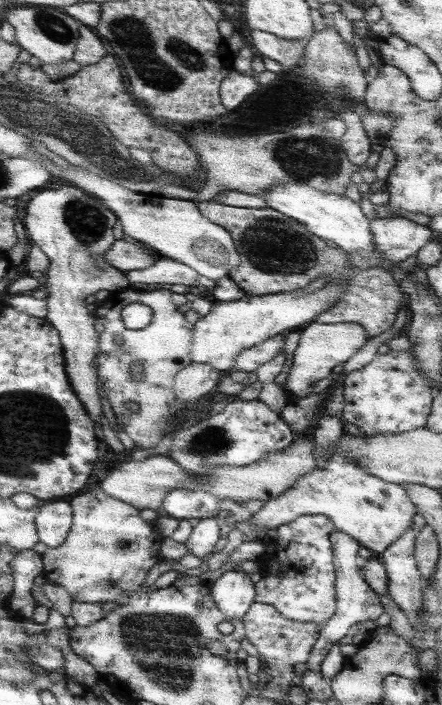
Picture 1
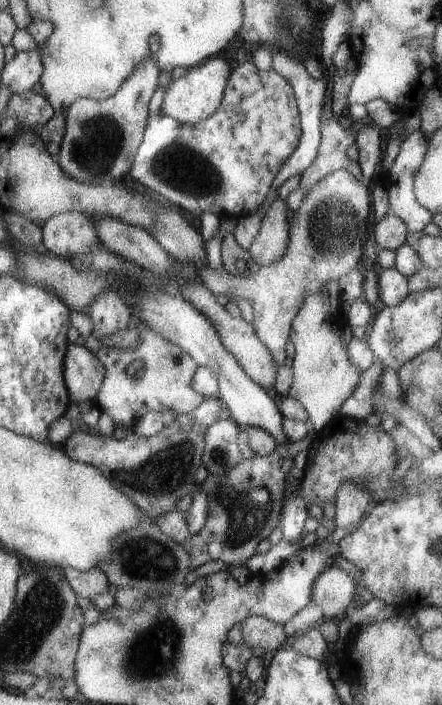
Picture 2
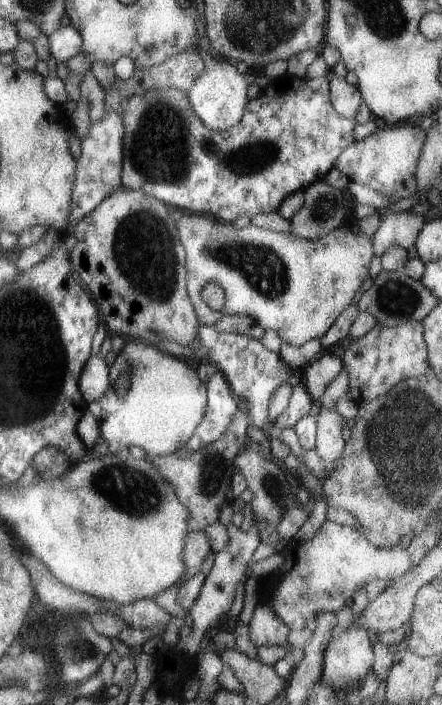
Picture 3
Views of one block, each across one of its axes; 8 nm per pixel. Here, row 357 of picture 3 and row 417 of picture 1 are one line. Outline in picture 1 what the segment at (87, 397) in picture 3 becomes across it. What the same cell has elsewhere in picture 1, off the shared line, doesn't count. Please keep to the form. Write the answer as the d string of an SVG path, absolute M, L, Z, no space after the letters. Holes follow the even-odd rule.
M63 186L57 190L43 190L37 192L25 208L23 216L23 227L25 229L26 239L31 240L35 247L43 252L48 259L47 269L44 271L45 288L47 297L45 303L44 319L57 331L59 342L64 359L65 373L69 384L73 389L77 399L81 401L81 406L85 407L85 412L93 422L99 424L99 415L101 412L101 403L97 389L98 377L96 374L96 356L98 333L95 331L95 324L98 322L94 314L89 314L85 306L85 298L94 296L97 291L105 290L108 292L117 292L129 287L123 273L104 262L104 253L115 242L112 234L112 228L116 218L112 212L109 212L99 199L92 197L79 188Z

